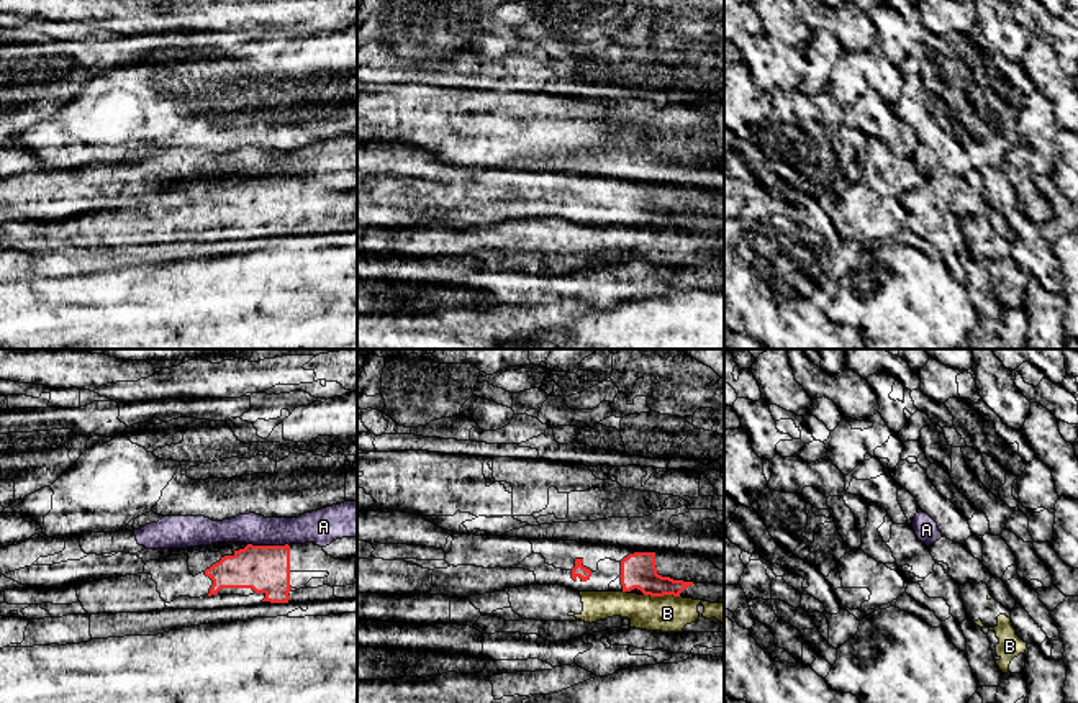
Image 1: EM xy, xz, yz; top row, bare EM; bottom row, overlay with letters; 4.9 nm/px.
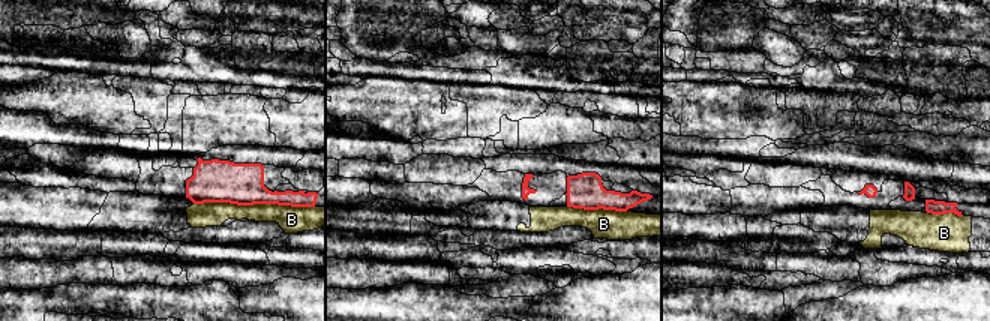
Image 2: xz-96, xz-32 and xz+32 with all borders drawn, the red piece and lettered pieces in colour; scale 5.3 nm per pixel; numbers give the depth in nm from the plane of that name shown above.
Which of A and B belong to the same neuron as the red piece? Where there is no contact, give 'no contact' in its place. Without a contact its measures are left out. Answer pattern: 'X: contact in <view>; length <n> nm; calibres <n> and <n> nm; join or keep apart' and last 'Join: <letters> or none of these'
A: contact in xy; length 200 nm; calibres 240 and 150 nm; keep apart
B: contact in xz; length 190 nm; calibres 180 and 180 nm; keep apart
Join: none of these

